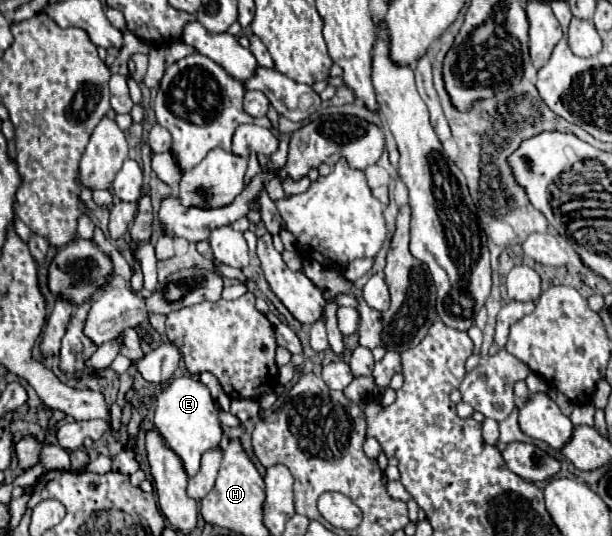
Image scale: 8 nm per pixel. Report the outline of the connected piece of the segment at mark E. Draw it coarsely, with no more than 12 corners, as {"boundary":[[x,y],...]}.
{"boundary":[[189,375],[157,395],[155,427],[189,477],[223,433],[209,389]]}

